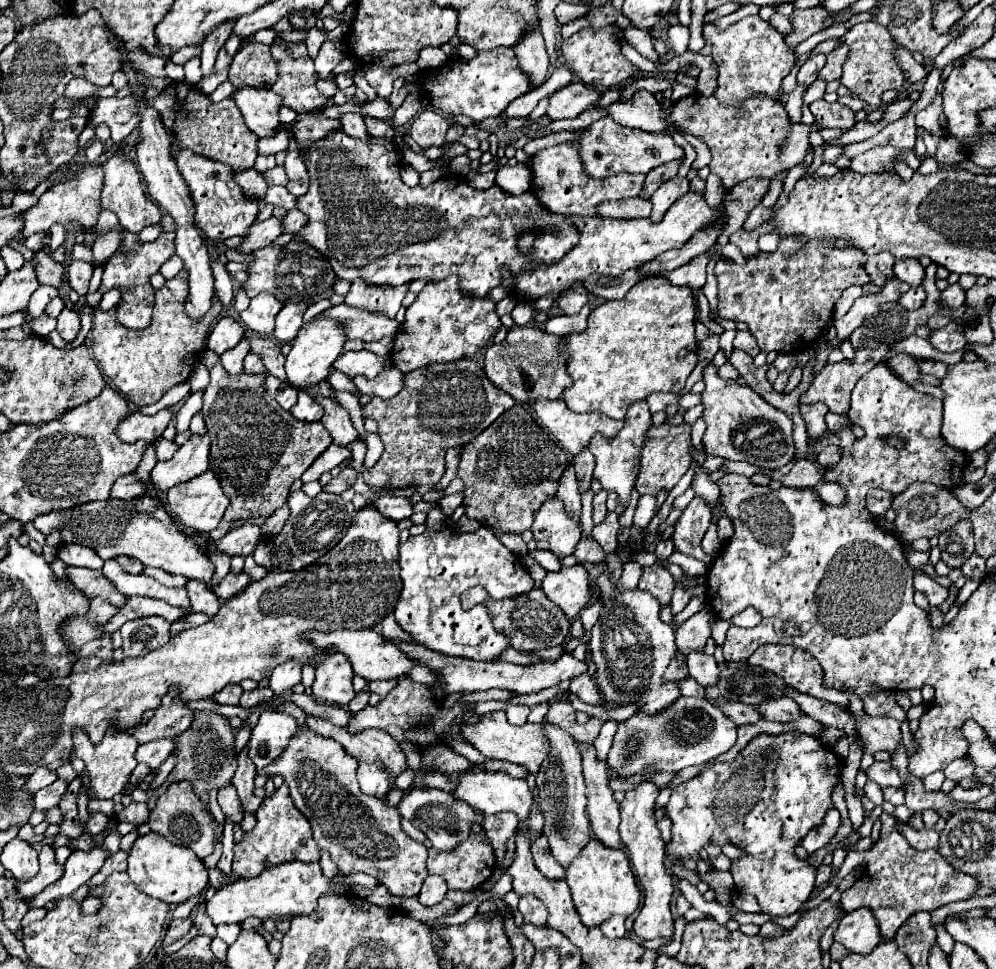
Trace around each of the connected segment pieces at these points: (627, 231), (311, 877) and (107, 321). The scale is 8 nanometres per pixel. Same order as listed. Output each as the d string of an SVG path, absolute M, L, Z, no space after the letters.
M689 191L663 217L661 223L651 223L649 219L631 219L631 221L619 221L619 219L607 219L607 217L567 217L573 221L579 229L579 245L573 247L563 261L555 265L539 265L531 273L517 275L515 295L523 299L539 299L549 293L559 297L565 289L569 289L573 283L589 277L591 273L603 273L603 275L621 275L629 269L637 269L639 265L655 259L657 255L669 251L669 249L681 249L697 231L707 227L717 227L725 219L725 207L711 207L705 201L705 193Z
M291 861L283 863L271 869L265 869L259 877L253 879L237 879L231 885L225 885L223 889L217 889L217 893L205 901L205 913L215 925L223 923L241 923L247 917L281 917L281 915L307 915L317 907L317 899L323 893L345 893L349 891L347 885L339 885L333 879L327 879L321 873L319 863L301 863Z
M179 271L173 279L155 291L155 309L151 325L147 329L127 329L119 325L115 309L101 311L99 303L93 307L93 329L91 329L91 353L97 359L101 371L109 381L131 399L131 403L143 407L159 401L169 387L183 383L191 375L191 365L187 359L199 355L207 347L207 337L211 327L223 313L223 303L217 295L211 299L211 309L199 321L191 321L185 313L187 301L187 271Z

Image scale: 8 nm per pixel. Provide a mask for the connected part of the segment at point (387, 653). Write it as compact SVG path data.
M343 629L343 631L311 633L311 635L305 633L303 637L307 637L307 641L311 641L317 649L323 649L323 651L331 651L333 649L333 651L343 653L349 659L355 675L363 677L365 681L375 681L375 679L401 679L403 675L407 675L407 671L411 667L417 665L415 661L407 659L397 645L385 641L375 629L361 629L361 631L347 631L347 629Z

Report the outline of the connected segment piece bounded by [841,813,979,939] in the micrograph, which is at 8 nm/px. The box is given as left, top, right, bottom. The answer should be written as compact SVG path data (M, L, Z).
M887 813L881 815L881 821L883 821L883 829L877 845L869 851L851 851L847 855L847 861L855 861L855 863L867 861L867 869L863 881L857 881L851 889L847 889L841 895L841 905L845 911L853 911L857 907L871 907L881 927L883 939L893 939L895 931L913 913L933 911L947 903L967 899L979 889L979 883L971 875L955 871L941 857L939 851L935 849L915 851L899 831L889 827Z

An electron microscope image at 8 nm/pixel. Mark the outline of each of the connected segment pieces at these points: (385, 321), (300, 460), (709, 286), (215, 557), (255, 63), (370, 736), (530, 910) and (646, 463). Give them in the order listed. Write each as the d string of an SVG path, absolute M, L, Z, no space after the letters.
M345 303L333 306L320 315L335 317L335 319L343 321L343 325L347 329L347 337L361 339L365 343L379 341L379 339L383 339L387 335L395 335L399 331L399 323L395 319L385 317L385 313L371 313L371 311L363 311L357 307L349 307Z
M205 349L201 363L211 373L211 383L203 397L203 417L207 435L211 437L211 471L219 477L231 505L223 521L265 517L279 509L289 495L289 487L303 471L331 445L331 435L323 423L305 423L291 417L263 389L267 373L261 375L229 375L219 355Z
M723 255L714 256L709 262L709 267L707 267L707 283L703 287L703 293L709 299L711 311L717 311L717 279L715 279L714 268L716 263L723 258L725 258Z
M207 553L207 555L215 563L215 575L213 575L213 579L221 581L229 573L229 561L231 561L231 557L227 553Z
M249 43L233 57L229 67L229 81L235 87L255 87L255 89L271 89L277 81L277 63L271 57L269 45L265 43Z
M307 715L305 725L311 731L321 733L321 737L339 741L343 749L347 749L347 753L357 761L383 761L383 765L393 777L405 771L405 753L401 751L399 743L391 739L389 733L383 733L379 729L349 733L347 727L337 727L331 721L313 715Z
M533 895L521 897L519 913L523 915L525 923L531 923L535 927L545 927L547 925L547 907Z
M681 423L677 427L673 425L653 425L647 431L647 437L643 441L641 449L640 468L635 481L635 489L641 495L657 495L659 491L671 491L675 483L681 479L681 475L689 469L691 463L691 427Z

